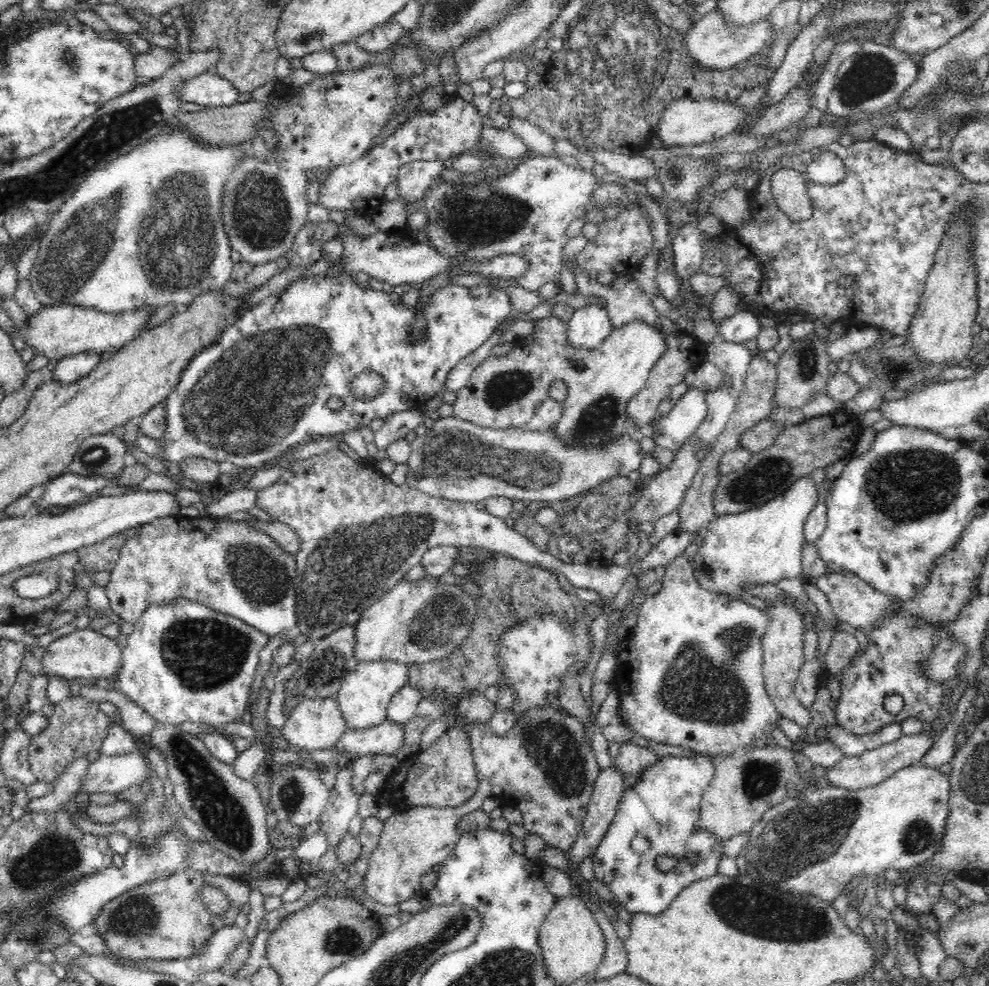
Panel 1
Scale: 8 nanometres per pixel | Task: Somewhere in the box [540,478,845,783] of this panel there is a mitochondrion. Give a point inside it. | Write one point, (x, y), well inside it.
(694, 689)

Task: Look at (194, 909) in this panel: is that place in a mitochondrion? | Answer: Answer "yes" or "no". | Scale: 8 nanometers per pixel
no

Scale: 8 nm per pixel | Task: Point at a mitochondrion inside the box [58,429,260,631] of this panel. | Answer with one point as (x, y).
(93, 456)

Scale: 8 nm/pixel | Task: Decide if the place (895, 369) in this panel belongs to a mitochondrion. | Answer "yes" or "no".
yes

